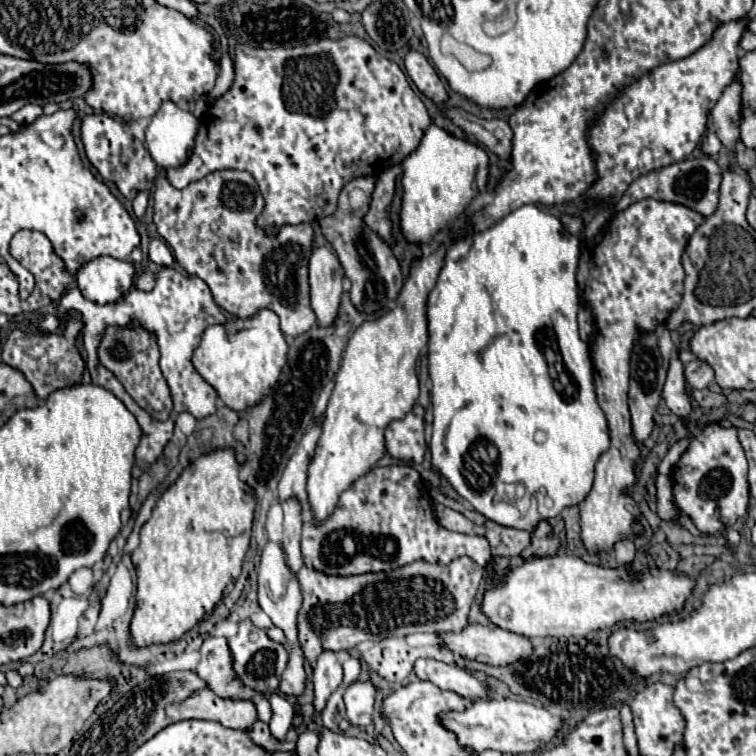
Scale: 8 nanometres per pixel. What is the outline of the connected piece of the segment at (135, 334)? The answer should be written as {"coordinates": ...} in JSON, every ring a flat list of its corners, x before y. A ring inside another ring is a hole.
{"coordinates":[[110,326,106,329,104,337,98,347,98,358,104,367,110,370,121,382,125,390,132,395,132,399,146,409,154,419,166,421,172,411,172,395,166,385,166,379,160,371,160,353,154,335,150,335,144,329,129,329,125,327],[117,344,122,344,128,352,128,359,116,359,112,355,112,349],[134,387,140,387,138,391]]}

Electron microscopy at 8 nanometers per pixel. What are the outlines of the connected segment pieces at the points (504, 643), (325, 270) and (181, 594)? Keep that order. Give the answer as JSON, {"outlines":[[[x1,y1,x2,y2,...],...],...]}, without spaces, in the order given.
{"outlines":[[[468,623,458,633,448,631,438,637,452,653,488,665,508,665,532,653,532,645,526,637,480,623]],[[316,247,309,260,308,273,310,299,318,325,332,325,338,313,344,277,338,255,328,247]],[[232,447,216,449,212,455,202,455,192,461,152,509,152,517,140,531,140,545,132,553,132,563,138,575,138,593,130,633,138,647,180,639,188,629,214,611,222,595,232,591,230,587,240,575,250,545,250,529,256,509,256,495,238,473,240,461,236,459,236,451]]]}

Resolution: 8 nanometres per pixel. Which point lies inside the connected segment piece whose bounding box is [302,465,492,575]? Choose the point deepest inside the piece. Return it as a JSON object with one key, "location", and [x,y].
{"location":[385,520]}

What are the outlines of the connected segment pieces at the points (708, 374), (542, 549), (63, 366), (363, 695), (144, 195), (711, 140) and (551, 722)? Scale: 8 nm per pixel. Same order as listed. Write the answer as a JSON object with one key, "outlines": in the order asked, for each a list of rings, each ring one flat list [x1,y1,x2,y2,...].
{"outlines":[[[698,359,690,361,684,367,684,377,686,377,686,385,692,389,706,389,714,381,712,369,706,363,700,363]],[[546,521,538,523,536,531,532,533,532,543,528,549,522,551,522,557,546,557,546,555,552,555,556,549,558,549,558,541,556,539,550,539,548,537,550,533,550,525]],[[69,311,65,317,68,323,66,331,56,335,56,333,48,333,48,335,28,335,20,329,14,329,10,333,10,337,4,343,2,349,2,363,18,369,28,383,32,385,34,393,40,399,46,399,54,389,60,387,70,387,80,383,82,377,82,369,84,369,84,361,76,349,76,341,79,332,83,330,84,324,80,321,80,317,76,315,76,311]],[[370,681,352,683,344,693,348,721,356,727,366,727,372,723,372,711,376,701,376,689]],[[140,191,140,193,134,197,134,201,132,201,134,215,136,215,136,217,142,217,144,211,146,211,146,207,148,207,148,191]],[[708,131,708,133,704,135,704,139,702,139,702,151,704,151,706,155,710,155,710,157,716,157,716,155,720,153,720,147,722,147,722,143,720,143,718,135,716,135,714,131]],[[486,699,474,701,464,711,446,711,438,715,438,721,456,735,460,747,474,751,496,749,500,753,534,753,538,747,546,745,562,725,560,717,554,717,544,707,534,707,532,703,514,701,514,699]]]}

